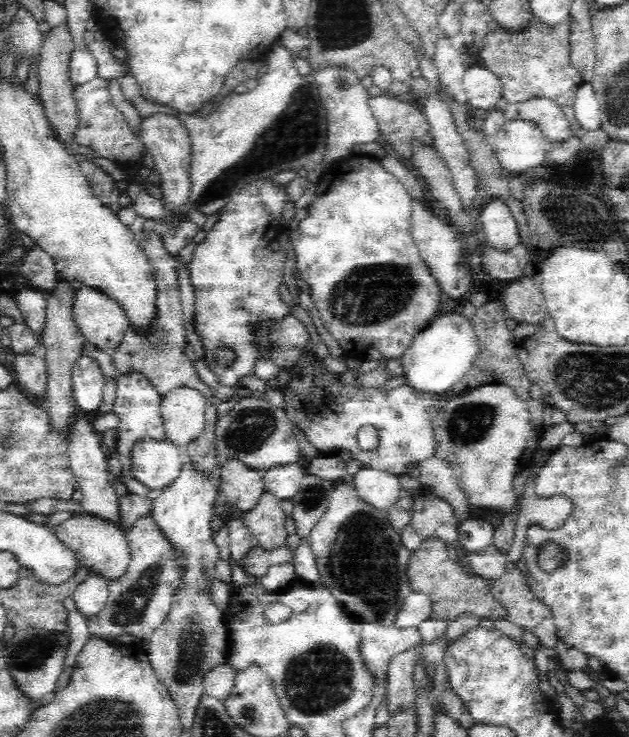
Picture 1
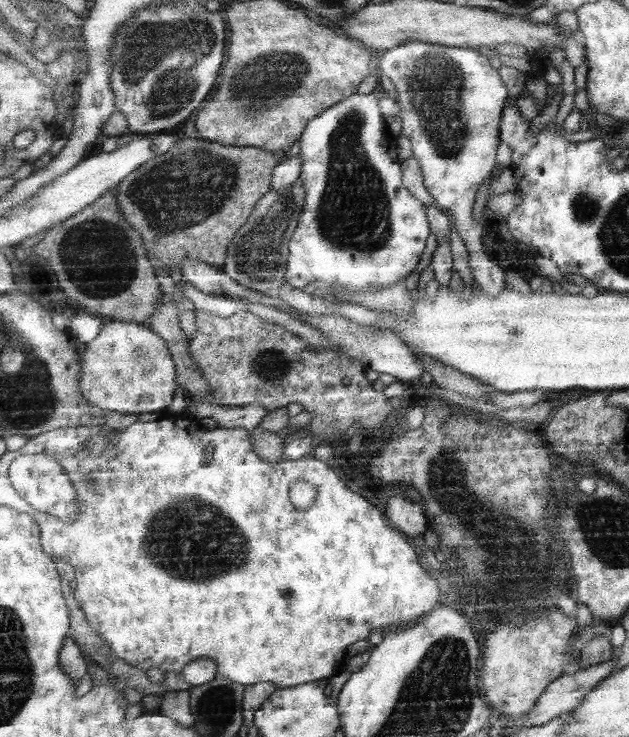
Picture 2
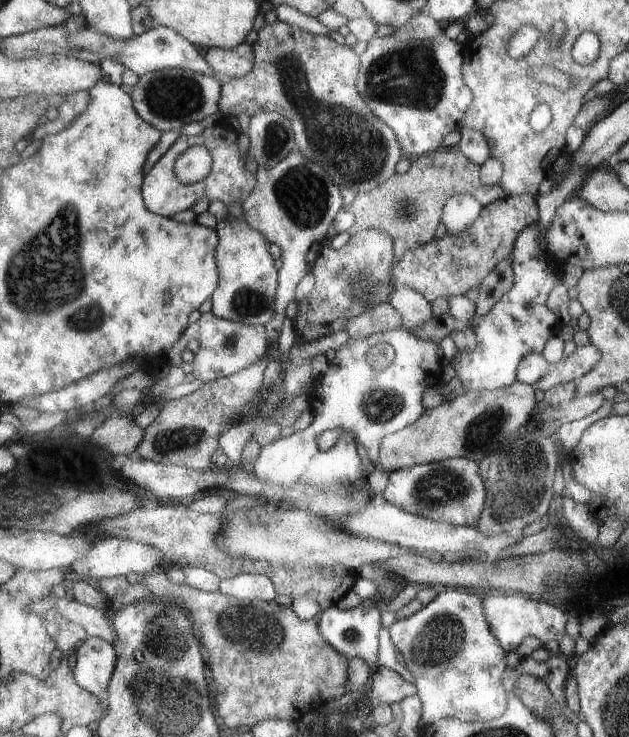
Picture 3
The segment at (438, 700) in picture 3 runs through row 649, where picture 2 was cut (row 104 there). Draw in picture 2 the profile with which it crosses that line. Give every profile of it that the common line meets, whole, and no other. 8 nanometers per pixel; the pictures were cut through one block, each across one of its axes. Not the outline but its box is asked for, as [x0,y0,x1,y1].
[381,40,509,296]

